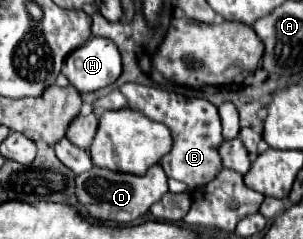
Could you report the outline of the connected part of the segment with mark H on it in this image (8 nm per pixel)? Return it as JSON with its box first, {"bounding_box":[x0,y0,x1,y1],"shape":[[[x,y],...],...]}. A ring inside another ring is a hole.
{"bounding_box":[61,37,121,93],"shape":[[[91,37],[65,59],[61,73],[79,93],[91,93],[117,81],[121,75],[121,55],[111,39]]]}

